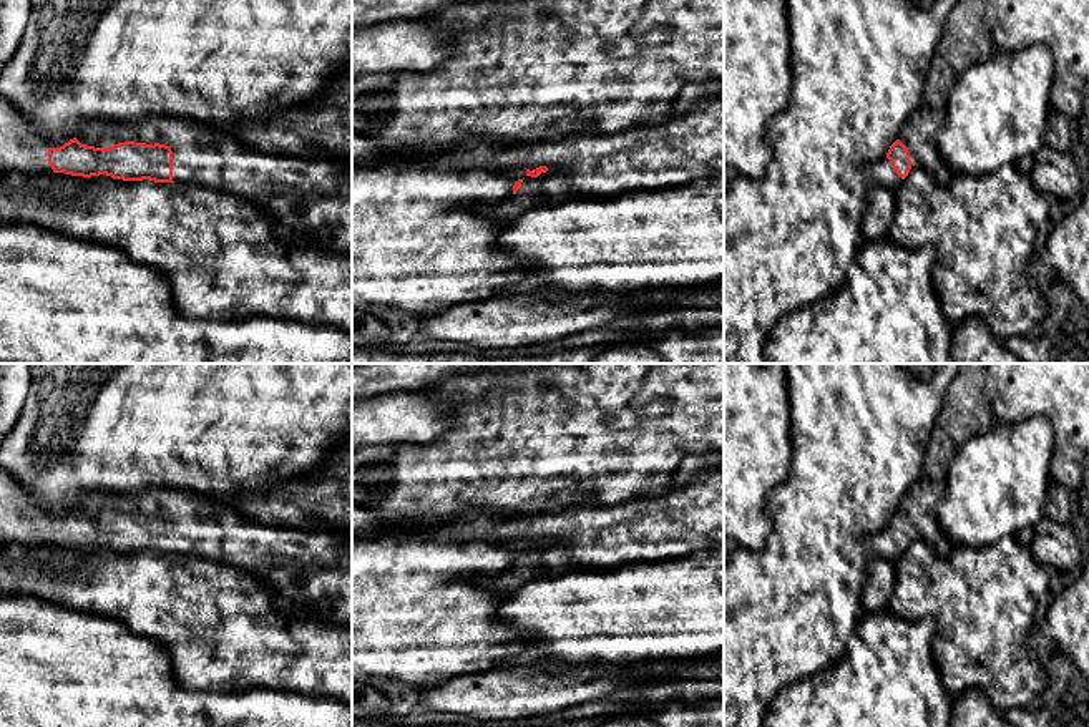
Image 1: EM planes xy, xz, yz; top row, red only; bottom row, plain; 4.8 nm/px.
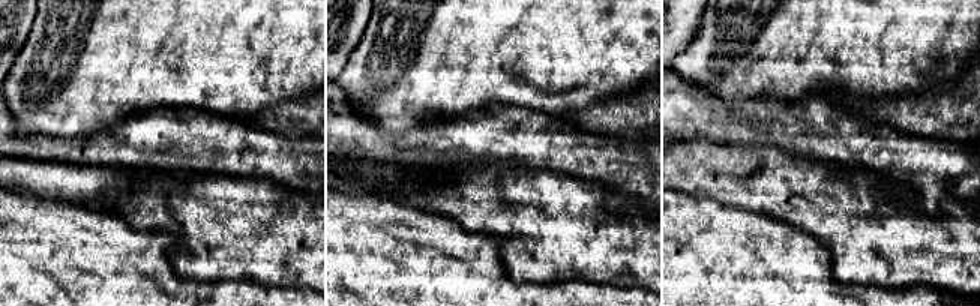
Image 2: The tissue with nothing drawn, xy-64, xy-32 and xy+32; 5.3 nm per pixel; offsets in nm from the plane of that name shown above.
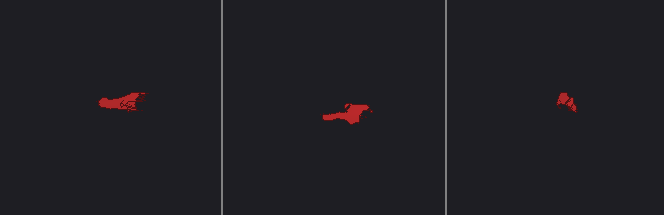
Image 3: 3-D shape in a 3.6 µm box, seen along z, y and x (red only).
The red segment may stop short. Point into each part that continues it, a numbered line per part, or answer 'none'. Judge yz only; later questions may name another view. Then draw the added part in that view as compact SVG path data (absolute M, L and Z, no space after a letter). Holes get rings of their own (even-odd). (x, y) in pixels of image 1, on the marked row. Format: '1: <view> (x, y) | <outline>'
1: yz (880, 171) | M885 156L868 166L868 174L873 183L896 191L901 178L893 171L890 159Z

